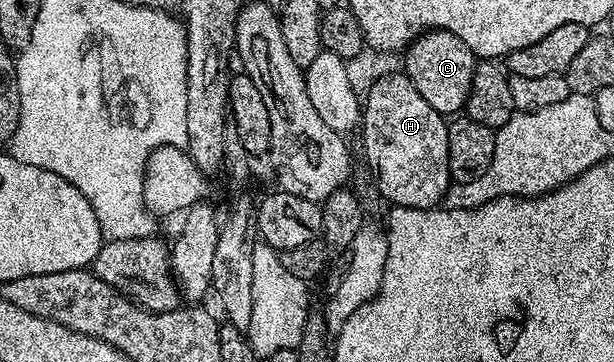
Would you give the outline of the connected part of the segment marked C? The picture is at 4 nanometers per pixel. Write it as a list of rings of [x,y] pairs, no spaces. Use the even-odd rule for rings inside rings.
[[[427,30],[406,48],[404,52],[406,67],[404,73],[416,85],[416,93],[432,105],[443,117],[454,117],[465,108],[468,93],[472,89],[472,77],[476,57],[460,37],[447,31]]]

